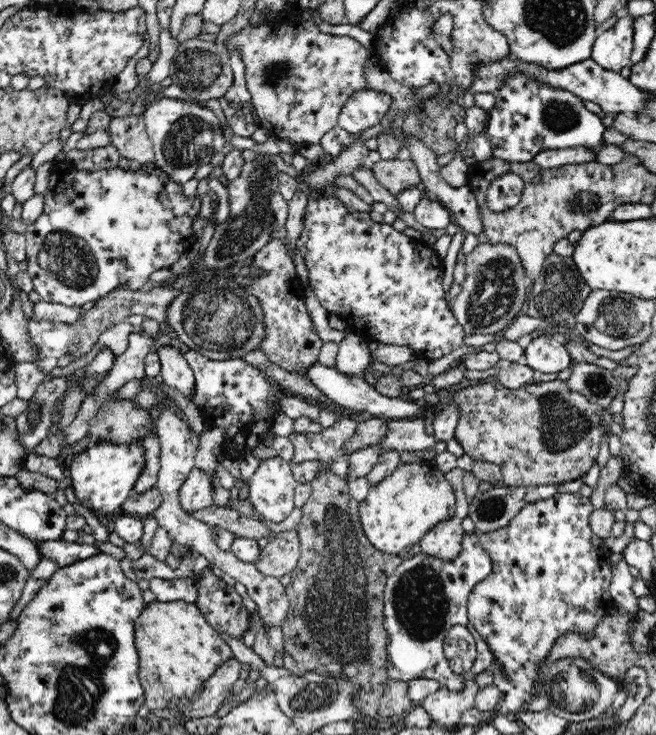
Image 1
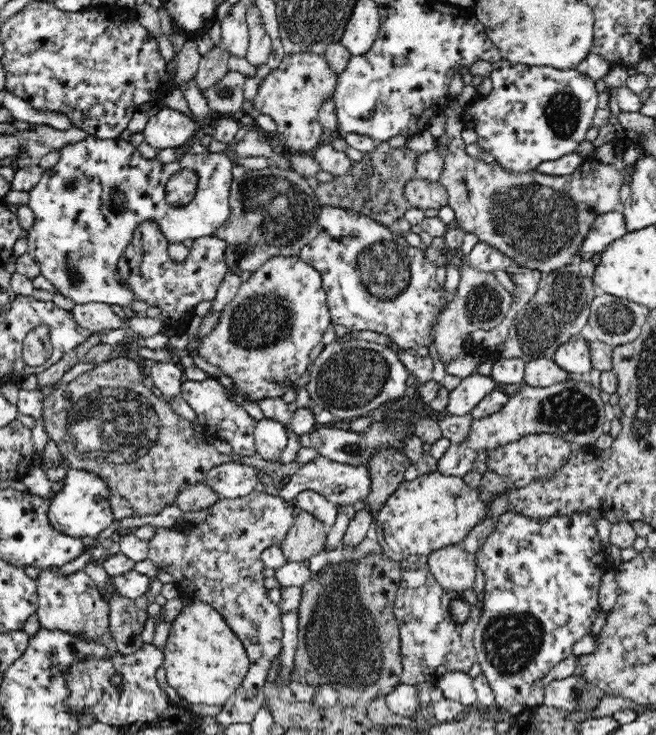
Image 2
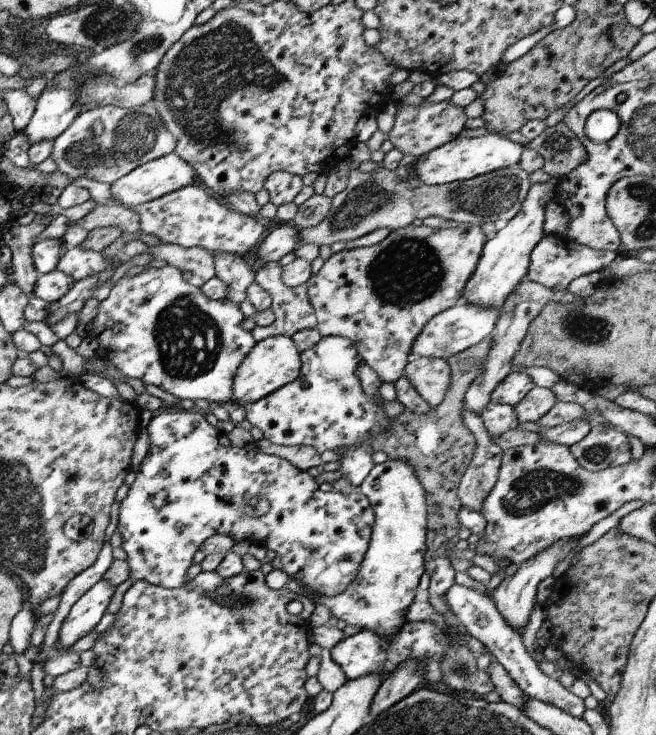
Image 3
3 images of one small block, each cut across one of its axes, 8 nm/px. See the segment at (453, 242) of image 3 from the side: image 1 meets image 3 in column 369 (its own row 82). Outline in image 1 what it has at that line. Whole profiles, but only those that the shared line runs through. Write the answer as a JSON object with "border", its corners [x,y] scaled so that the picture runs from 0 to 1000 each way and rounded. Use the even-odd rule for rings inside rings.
{"border":[[[476,26],[451,30],[381,29],[366,42],[340,54],[343,69],[361,71],[373,90],[373,110],[396,171],[413,182],[450,199],[486,196],[500,178],[514,171],[514,163],[524,140],[549,122],[564,122],[558,107],[563,72],[535,49],[494,46]]]}

